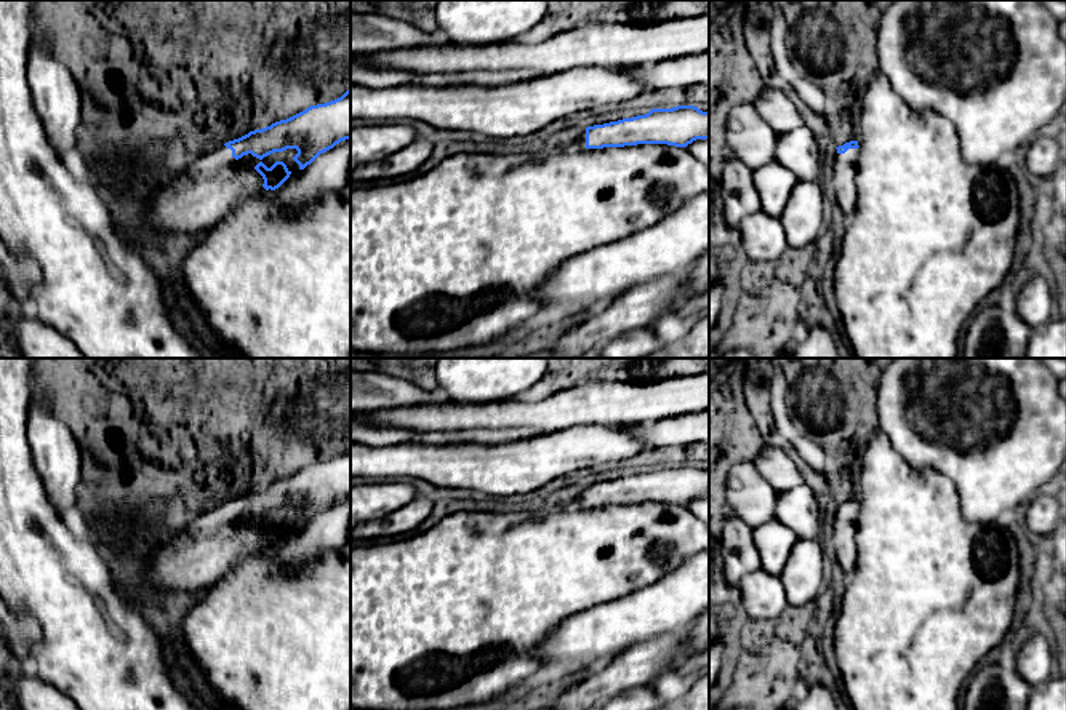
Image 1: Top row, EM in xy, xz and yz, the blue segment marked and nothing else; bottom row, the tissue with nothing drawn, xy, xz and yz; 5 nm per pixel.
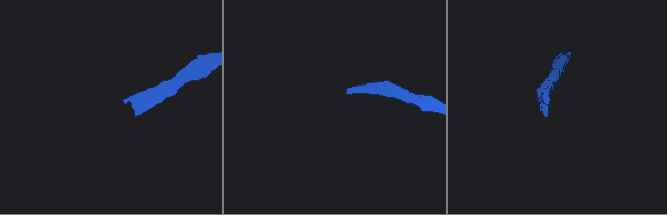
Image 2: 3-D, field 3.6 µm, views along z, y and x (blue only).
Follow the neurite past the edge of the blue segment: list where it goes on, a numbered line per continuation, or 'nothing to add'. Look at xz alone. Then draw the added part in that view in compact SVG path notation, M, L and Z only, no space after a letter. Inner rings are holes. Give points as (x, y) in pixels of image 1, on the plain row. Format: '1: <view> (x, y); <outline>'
1: xz (580, 502); M583 489L579 496L570 505L565 505L563 509L575 509L575 510L586 509L586 489Z

